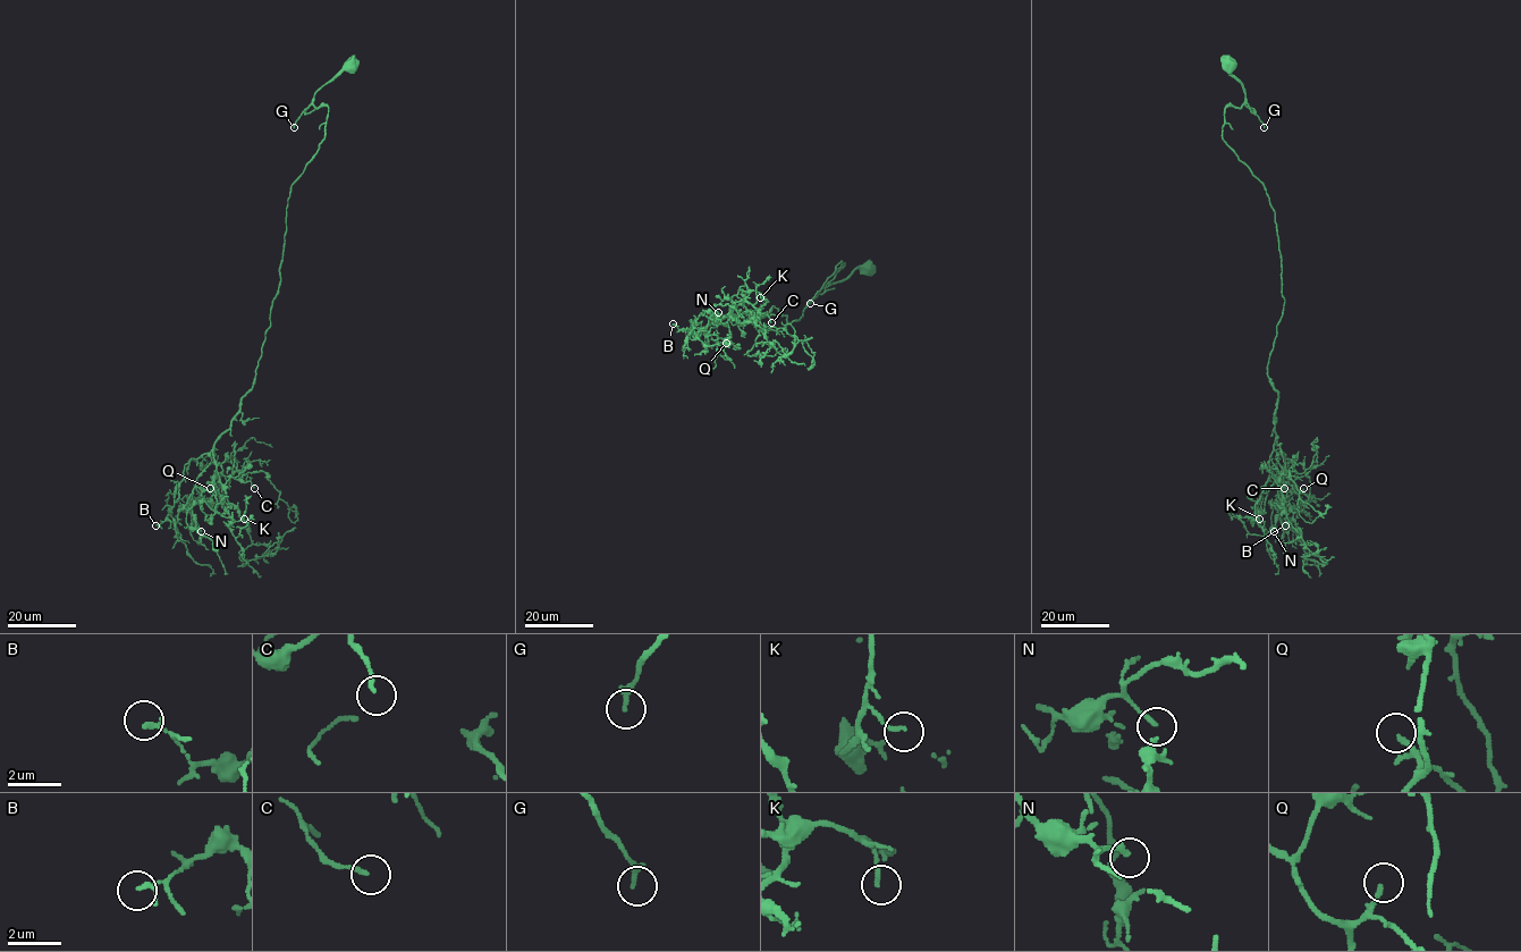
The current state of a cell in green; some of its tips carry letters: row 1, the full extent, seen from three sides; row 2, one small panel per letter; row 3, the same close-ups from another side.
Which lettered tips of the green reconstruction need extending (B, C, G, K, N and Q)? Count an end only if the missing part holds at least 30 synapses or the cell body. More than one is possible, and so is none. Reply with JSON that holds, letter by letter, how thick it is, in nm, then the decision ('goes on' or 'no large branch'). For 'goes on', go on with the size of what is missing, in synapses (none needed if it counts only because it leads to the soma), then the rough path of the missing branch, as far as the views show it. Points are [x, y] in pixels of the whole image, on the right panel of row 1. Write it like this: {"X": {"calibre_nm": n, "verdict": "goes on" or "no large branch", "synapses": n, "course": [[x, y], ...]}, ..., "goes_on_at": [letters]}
{"B": {"calibre_nm": 120, "verdict": "no large branch"}, "C": {"calibre_nm": 140, "verdict": "goes on", "synapses": 60, "course": [[1284, 488], [1276, 446], [1281, 443]]}, "G": {"calibre_nm": 200, "verdict": "no large branch"}, "K": {"calibre_nm": 130, "verdict": "no large branch"}, "N": {"calibre_nm": 160, "verdict": "no large branch"}, "Q": {"calibre_nm": 130, "verdict": "goes on", "synapses": 70, "course": [[1303, 488], [1334, 449], [1337, 453]]}, "goes_on_at": ["C", "Q"]}

